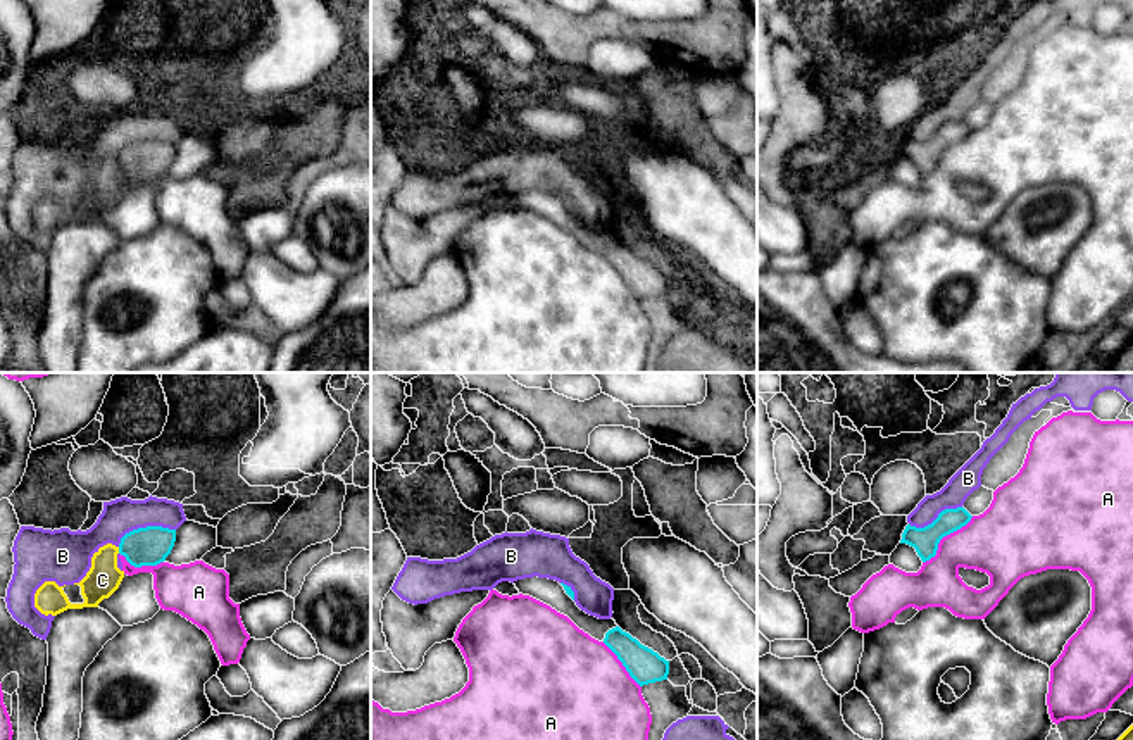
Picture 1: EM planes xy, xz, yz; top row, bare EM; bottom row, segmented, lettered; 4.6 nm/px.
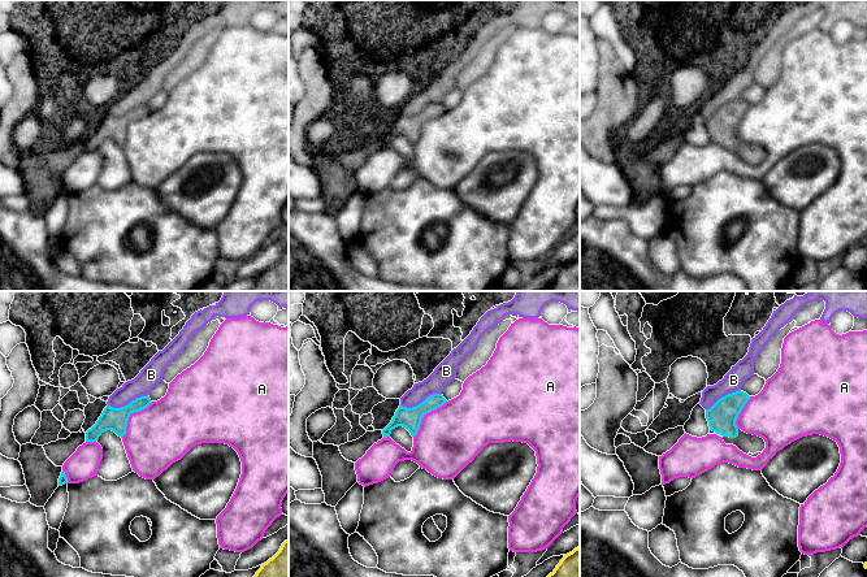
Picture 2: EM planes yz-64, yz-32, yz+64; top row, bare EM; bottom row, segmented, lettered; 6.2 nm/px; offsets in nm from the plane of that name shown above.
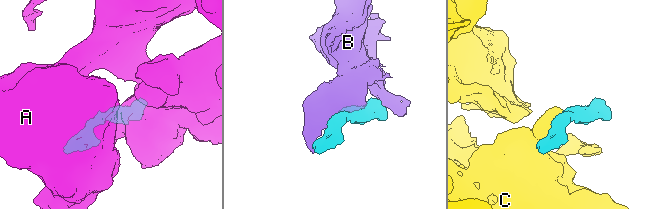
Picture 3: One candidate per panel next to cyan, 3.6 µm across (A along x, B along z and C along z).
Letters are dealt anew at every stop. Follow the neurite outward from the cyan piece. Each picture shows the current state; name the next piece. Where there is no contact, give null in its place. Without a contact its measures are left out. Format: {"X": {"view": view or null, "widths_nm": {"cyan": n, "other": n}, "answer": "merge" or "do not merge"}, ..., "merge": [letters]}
{"A": {"view": "yz", "widths_nm": {"cyan": 120, "other": 300}, "answer": "do not merge"}, "B": {"view": "xy", "widths_nm": {"cyan": 180, "other": 170}, "answer": "merge"}, "C": {"view": "xy", "widths_nm": {"cyan": 180, "other": 160}, "answer": "do not merge"}, "merge": ["B"]}

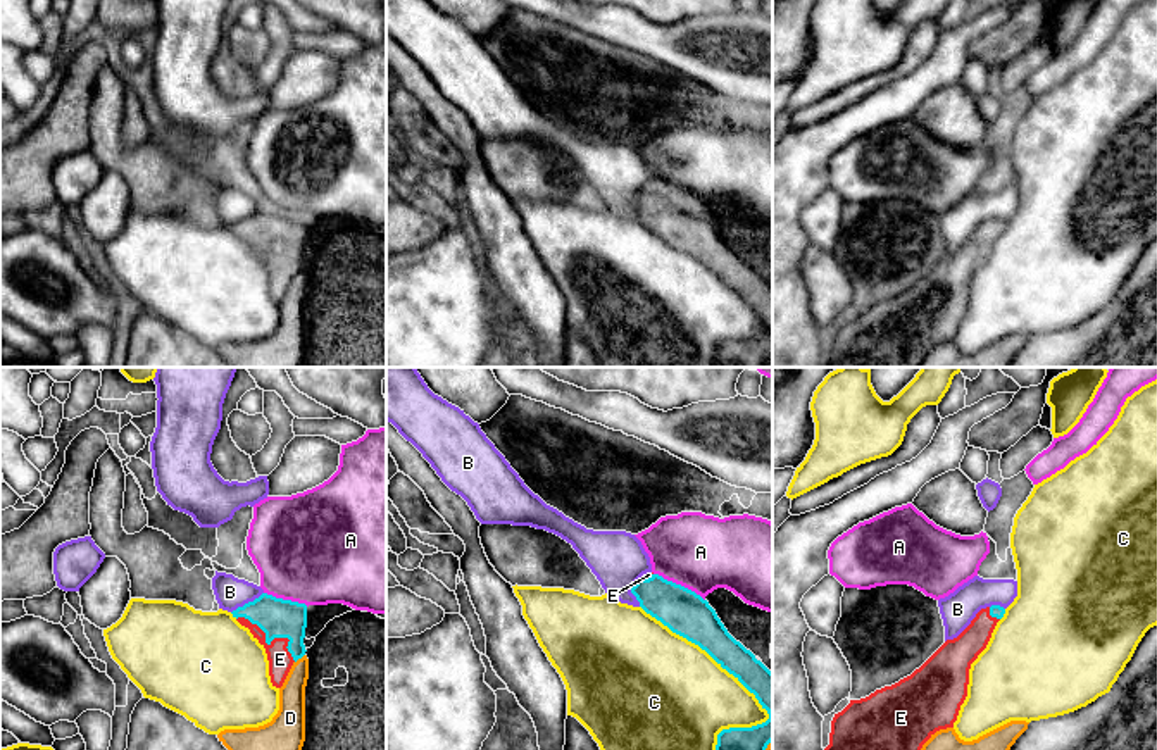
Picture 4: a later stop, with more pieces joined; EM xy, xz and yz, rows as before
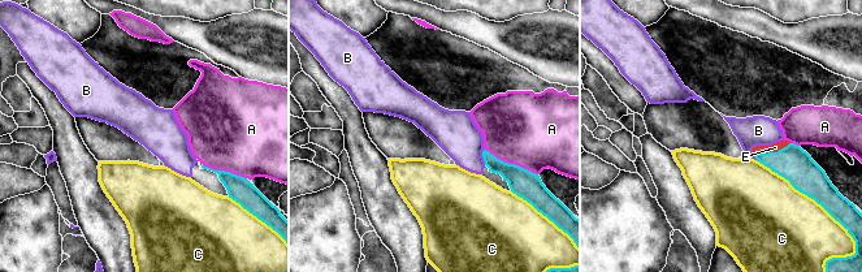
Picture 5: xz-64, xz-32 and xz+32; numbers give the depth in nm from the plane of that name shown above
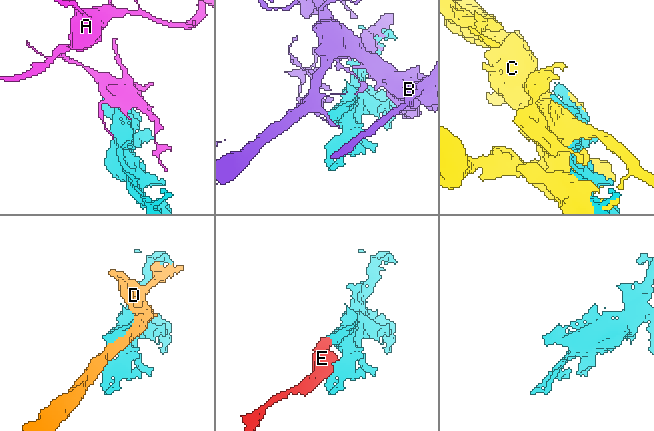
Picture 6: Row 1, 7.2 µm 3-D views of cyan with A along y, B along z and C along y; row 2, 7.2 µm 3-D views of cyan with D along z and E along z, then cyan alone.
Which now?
{"A": {"view": "xz", "widths_nm": {"cyan": 200, "other": 360}, "answer": "do not merge"}, "B": {"view": "xy", "widths_nm": {"cyan": 180, "other": 150}, "answer": "do not merge"}, "C": {"view": "xz", "widths_nm": {"cyan": 200, "other": 500}, "answer": "do not merge"}, "D": {"view": "xy", "widths_nm": {"cyan": 180, "other": 130}, "answer": "do not merge"}, "E": {"view": "xy", "widths_nm": {"cyan": 180, "other": 110}, "answer": "merge"}, "merge": ["E"]}

